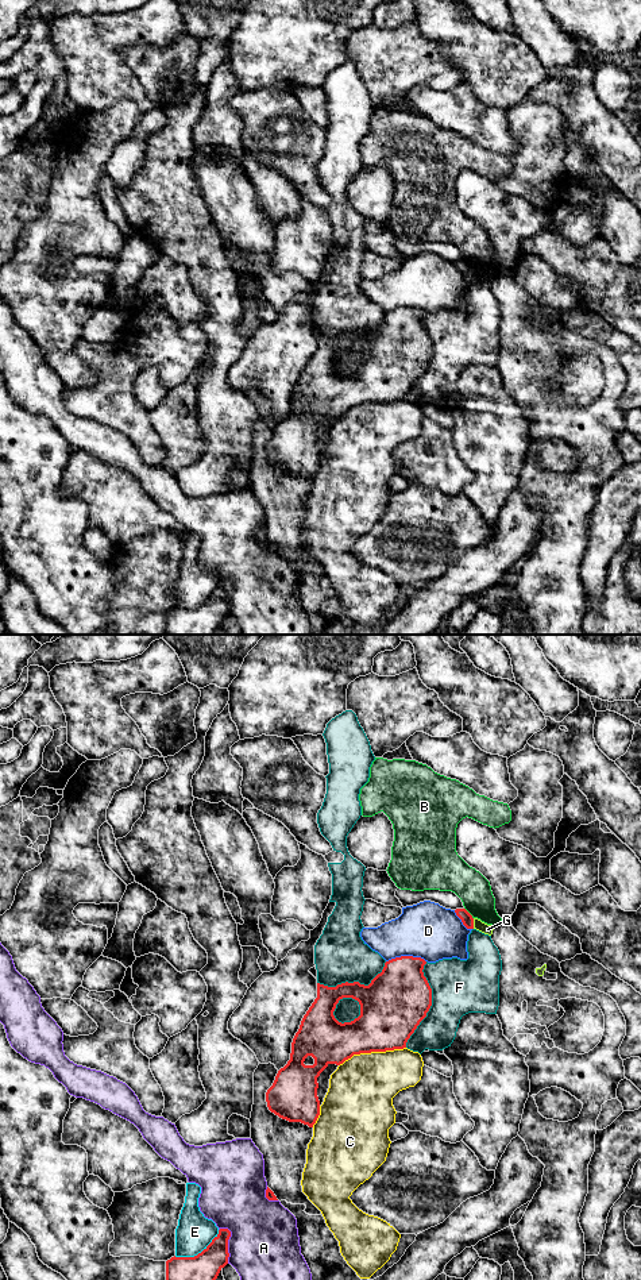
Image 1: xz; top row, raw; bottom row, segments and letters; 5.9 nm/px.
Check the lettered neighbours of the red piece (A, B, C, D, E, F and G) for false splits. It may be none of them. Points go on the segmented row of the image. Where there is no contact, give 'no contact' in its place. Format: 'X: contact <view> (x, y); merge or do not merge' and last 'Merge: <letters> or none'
A: contact xz (227, 1242); do not merge
B: contact xz (468, 913); do not merge
C: contact xz (371, 1051); do not merge
D: contact xz (405, 956); do not merge
E: contact xz (199, 1253); do not merge
F: contact xz (431, 1005); do not merge
G: contact xz (472, 924); do not merge
Merge: none

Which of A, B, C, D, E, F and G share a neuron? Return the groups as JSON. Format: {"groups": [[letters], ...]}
{"groups": [["A"], ["B"], ["C"], ["D"], ["E"], ["F"], ["G"]]}

